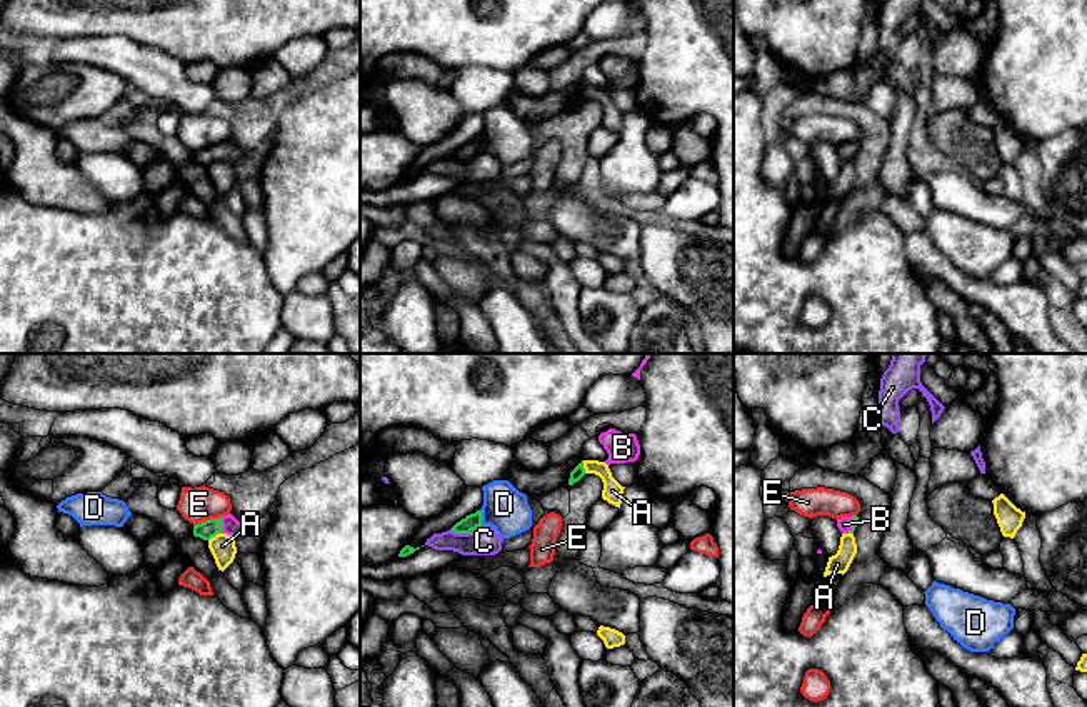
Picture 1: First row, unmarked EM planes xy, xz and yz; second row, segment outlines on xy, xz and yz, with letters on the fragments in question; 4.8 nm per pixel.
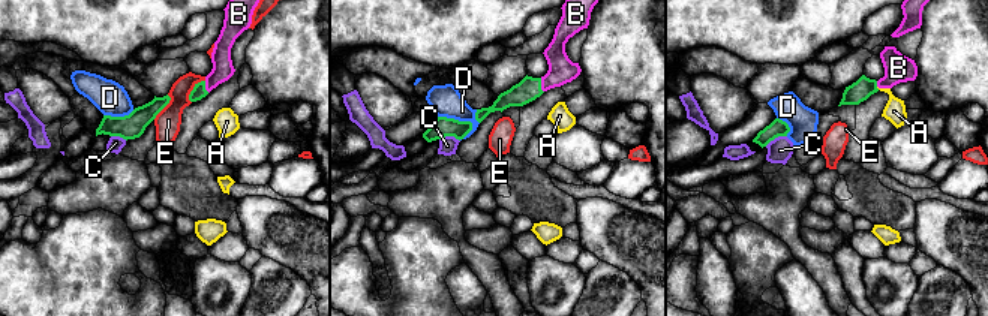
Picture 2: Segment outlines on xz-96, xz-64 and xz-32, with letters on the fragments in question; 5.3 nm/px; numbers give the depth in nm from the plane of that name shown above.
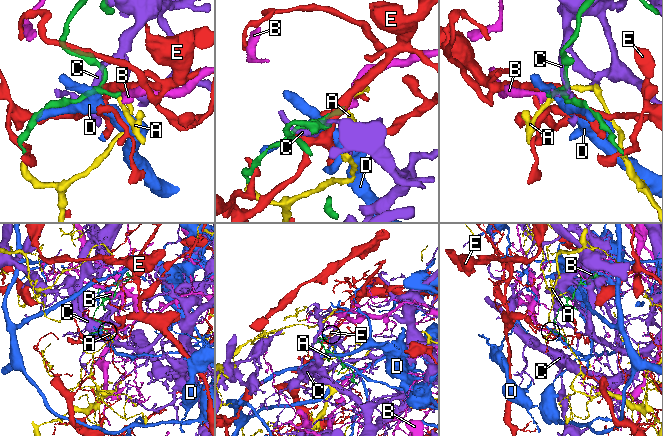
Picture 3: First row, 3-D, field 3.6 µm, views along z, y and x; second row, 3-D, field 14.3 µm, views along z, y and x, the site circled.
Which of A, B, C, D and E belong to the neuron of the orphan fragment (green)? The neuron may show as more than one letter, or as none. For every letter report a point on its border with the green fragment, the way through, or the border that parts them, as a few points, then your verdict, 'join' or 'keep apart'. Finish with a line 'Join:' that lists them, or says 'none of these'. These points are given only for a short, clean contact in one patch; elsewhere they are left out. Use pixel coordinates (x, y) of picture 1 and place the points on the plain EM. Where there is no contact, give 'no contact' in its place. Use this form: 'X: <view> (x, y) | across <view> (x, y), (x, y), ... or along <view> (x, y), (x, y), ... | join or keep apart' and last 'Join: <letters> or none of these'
A: xy (214, 162) | along xy (220, 159), (209, 167) | keep apart
B: xy (220, 152) | join
C: xz (465, 159) | keep apart
D: xz (480, 144) | keep apart
E: xy (207, 147) | keep apart
Join: B

